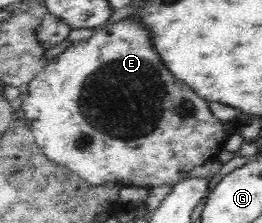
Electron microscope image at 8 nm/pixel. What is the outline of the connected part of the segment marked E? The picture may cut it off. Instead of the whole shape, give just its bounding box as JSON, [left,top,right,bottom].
[20,19,228,190]

